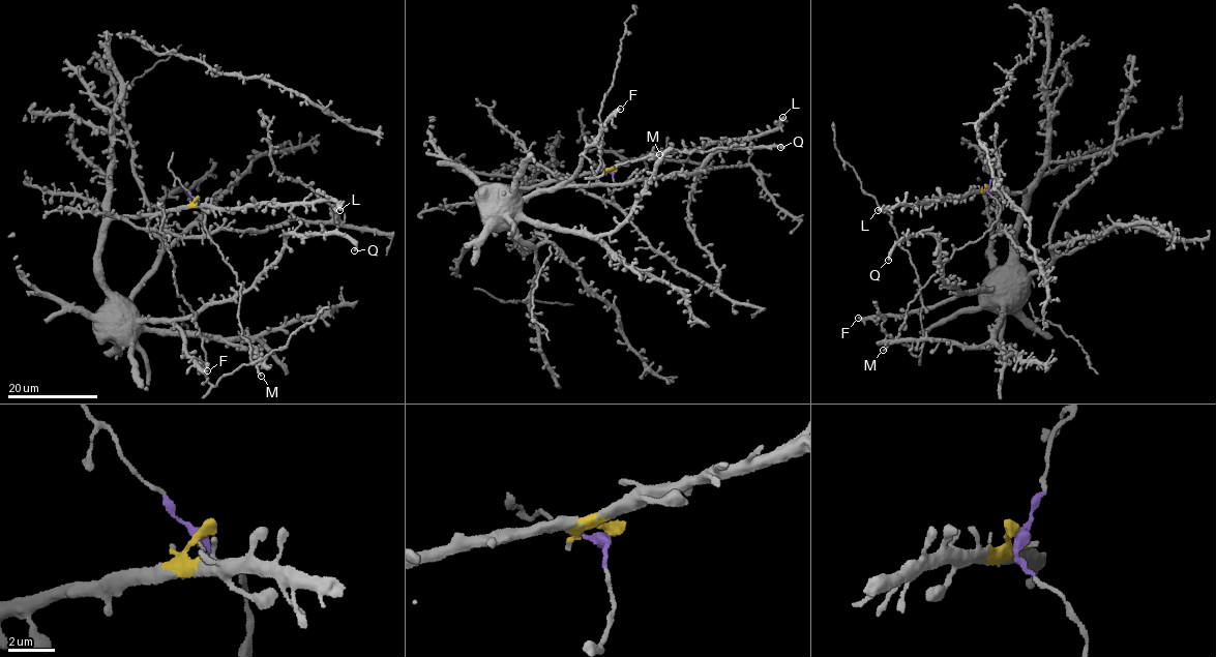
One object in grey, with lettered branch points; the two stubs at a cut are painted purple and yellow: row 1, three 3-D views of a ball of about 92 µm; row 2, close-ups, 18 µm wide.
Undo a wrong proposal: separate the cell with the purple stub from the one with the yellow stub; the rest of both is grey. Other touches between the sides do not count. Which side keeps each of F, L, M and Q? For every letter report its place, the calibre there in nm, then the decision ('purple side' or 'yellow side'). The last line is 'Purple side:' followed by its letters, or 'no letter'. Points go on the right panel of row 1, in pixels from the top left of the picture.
F: place (858, 318); calibre 320 nm; yellow side
L: place (878, 210); calibre 480 nm; yellow side
M: place (883, 350); calibre 180 nm; purple side
Q: place (888, 260); calibre 280 nm; yellow side
Purple side: M

